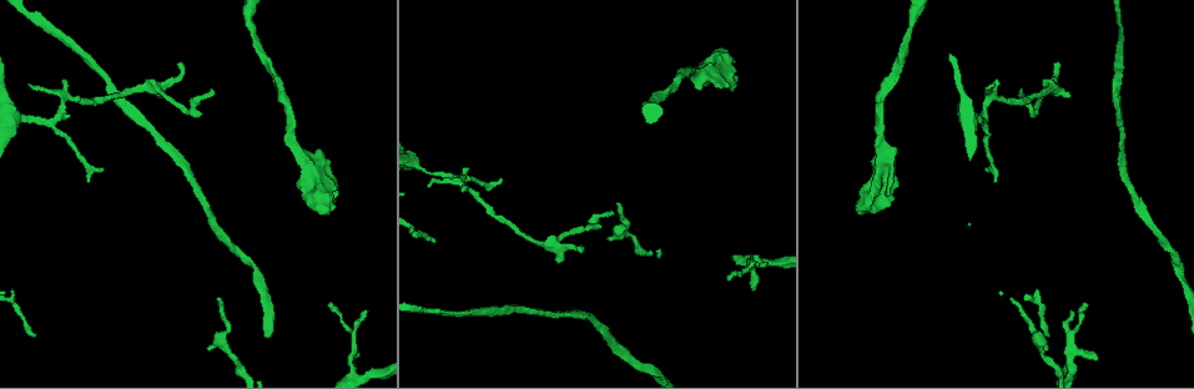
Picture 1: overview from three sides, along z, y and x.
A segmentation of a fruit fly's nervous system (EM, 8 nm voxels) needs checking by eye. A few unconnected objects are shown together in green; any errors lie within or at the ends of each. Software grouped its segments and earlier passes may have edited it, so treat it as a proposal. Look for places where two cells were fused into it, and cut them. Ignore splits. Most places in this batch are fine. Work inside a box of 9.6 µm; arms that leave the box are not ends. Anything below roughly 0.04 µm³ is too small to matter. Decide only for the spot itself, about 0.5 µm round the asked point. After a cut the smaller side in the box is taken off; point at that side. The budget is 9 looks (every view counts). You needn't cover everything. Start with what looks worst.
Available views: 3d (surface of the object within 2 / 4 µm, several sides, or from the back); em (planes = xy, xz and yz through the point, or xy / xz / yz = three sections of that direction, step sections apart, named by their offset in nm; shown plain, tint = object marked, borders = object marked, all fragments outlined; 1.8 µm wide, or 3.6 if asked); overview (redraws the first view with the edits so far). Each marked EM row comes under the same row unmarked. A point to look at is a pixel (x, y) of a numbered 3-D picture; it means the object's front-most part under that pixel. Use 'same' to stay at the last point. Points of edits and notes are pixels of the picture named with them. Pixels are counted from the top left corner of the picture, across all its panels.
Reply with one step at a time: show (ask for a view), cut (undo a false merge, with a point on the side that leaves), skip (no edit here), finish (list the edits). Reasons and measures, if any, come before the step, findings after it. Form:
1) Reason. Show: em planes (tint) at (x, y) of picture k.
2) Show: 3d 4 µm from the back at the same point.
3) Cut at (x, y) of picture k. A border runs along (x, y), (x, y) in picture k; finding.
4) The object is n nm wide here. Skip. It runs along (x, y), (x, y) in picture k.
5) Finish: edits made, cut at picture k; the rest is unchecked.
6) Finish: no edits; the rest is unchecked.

Abrupt turn. Show: em xy step 4 (tint) at (723, 58) of picture 1.

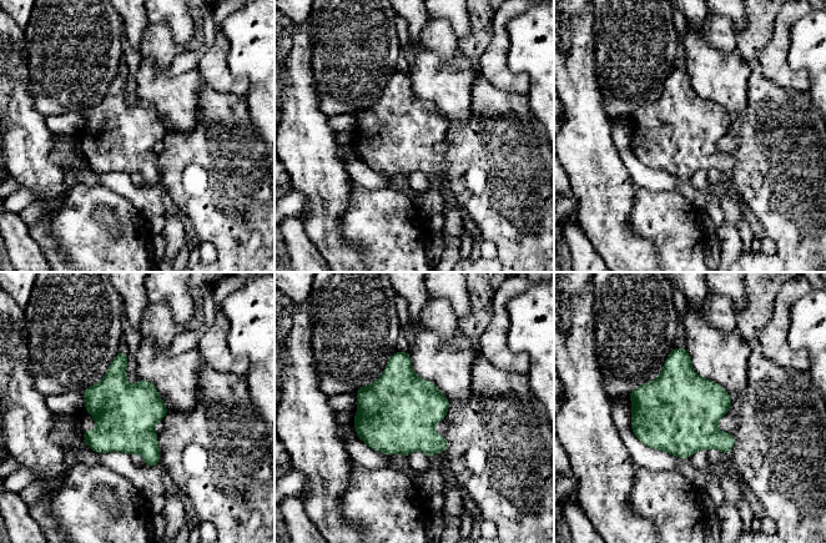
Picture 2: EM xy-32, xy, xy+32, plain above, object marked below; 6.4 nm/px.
Cut it another way. Show: em planes (tint) at the same point.

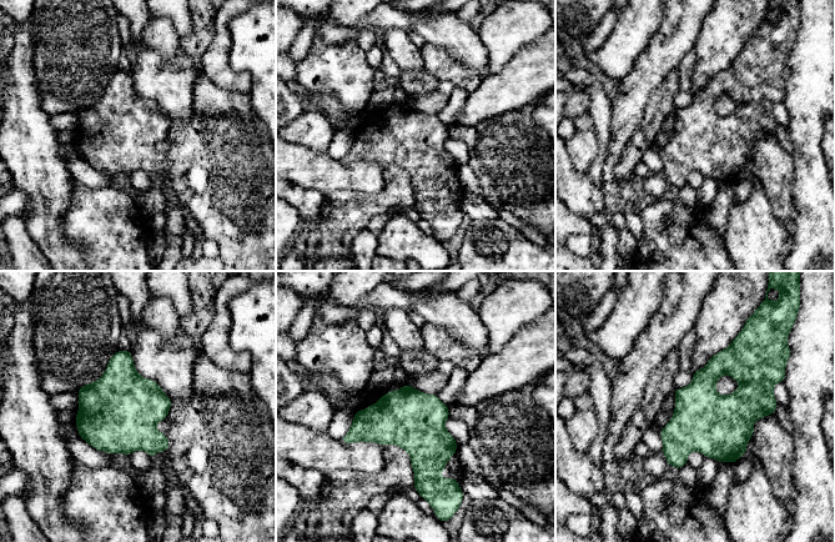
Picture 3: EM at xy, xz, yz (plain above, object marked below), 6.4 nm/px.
Skip. Continuous, no second cell.

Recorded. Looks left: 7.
Sharp bend. Show: em xz step 16 (tint) at (549, 247) of picture 1.

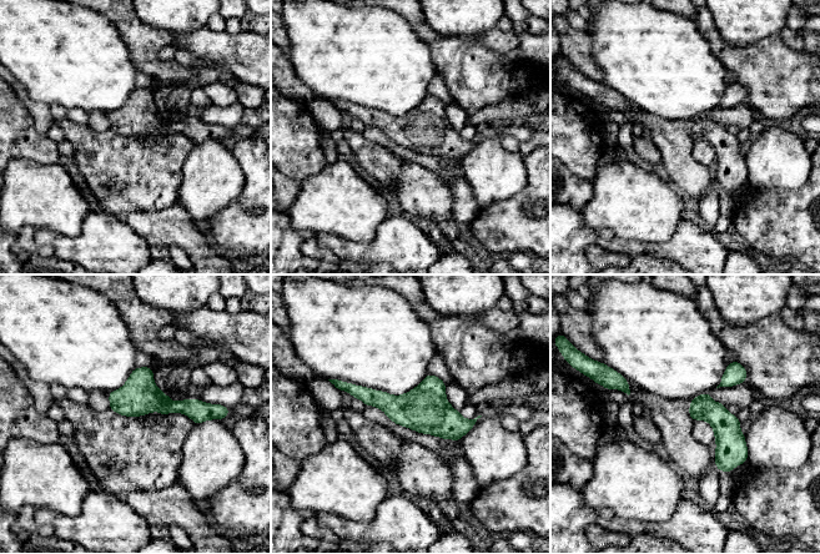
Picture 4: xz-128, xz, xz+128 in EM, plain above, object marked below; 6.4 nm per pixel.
Show: em planes (tint) at the same point.

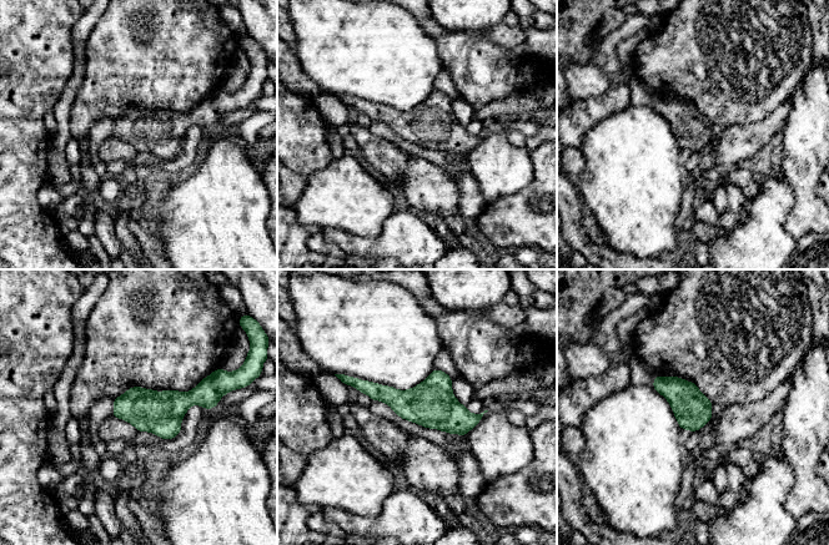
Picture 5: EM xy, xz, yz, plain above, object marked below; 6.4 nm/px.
Skip. All the same cell.

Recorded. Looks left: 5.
Calibre changes. Show: 3d 4 µm at (911, 15) of picture 1.

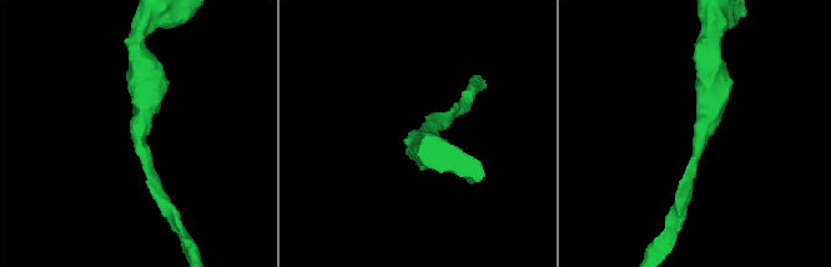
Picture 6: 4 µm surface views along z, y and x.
Show: em 3.6 µm xz step 8 (borders) at (702, 136) of picture 6.

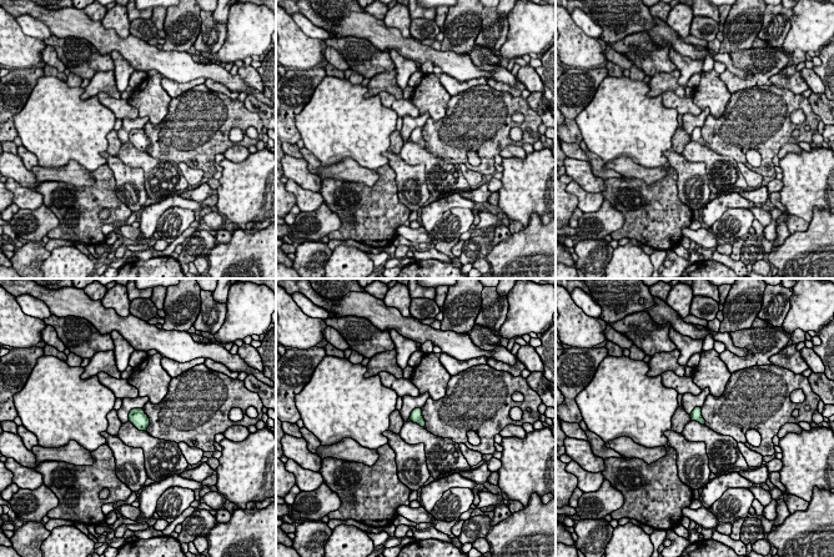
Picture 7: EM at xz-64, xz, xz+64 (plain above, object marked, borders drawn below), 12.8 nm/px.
Cut it another way. Show: em 3.6 µm planes (borders) at the same point.

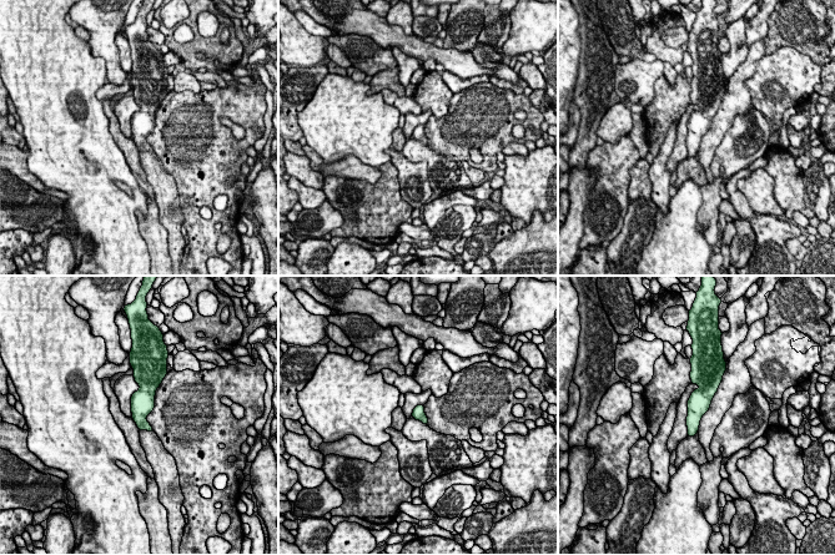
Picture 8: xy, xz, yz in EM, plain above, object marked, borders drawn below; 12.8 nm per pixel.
The object is 160 nm wide here. Skip. One cell here.

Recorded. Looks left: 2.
Finish: no edits; the rest is unchecked.

